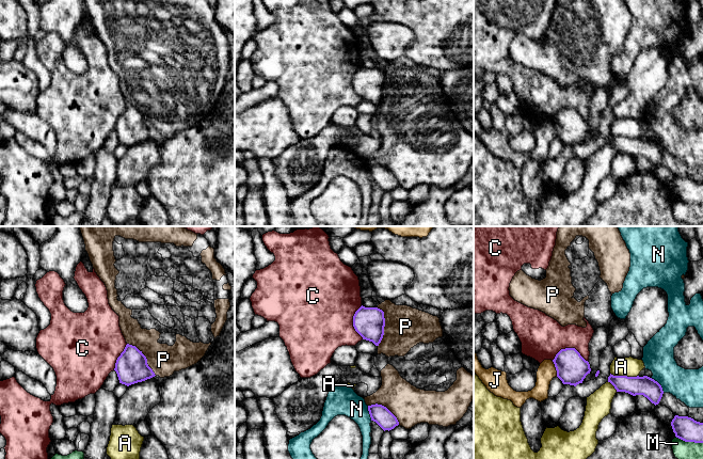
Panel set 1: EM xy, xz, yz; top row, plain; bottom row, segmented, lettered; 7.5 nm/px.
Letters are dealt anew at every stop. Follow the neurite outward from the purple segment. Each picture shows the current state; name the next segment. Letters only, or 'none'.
none

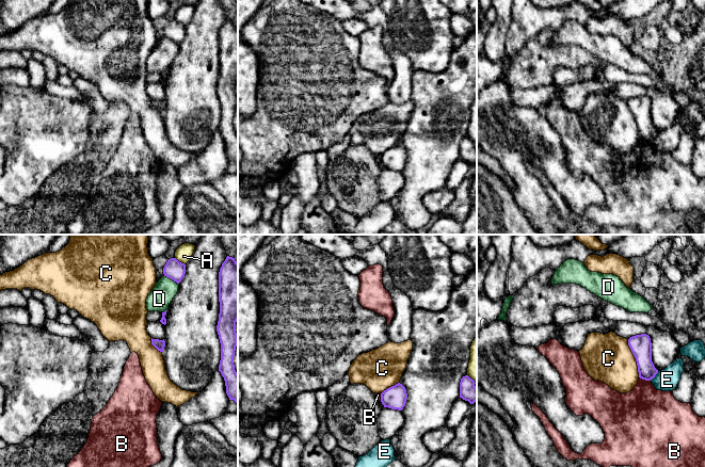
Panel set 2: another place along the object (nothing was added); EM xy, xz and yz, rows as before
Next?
none

